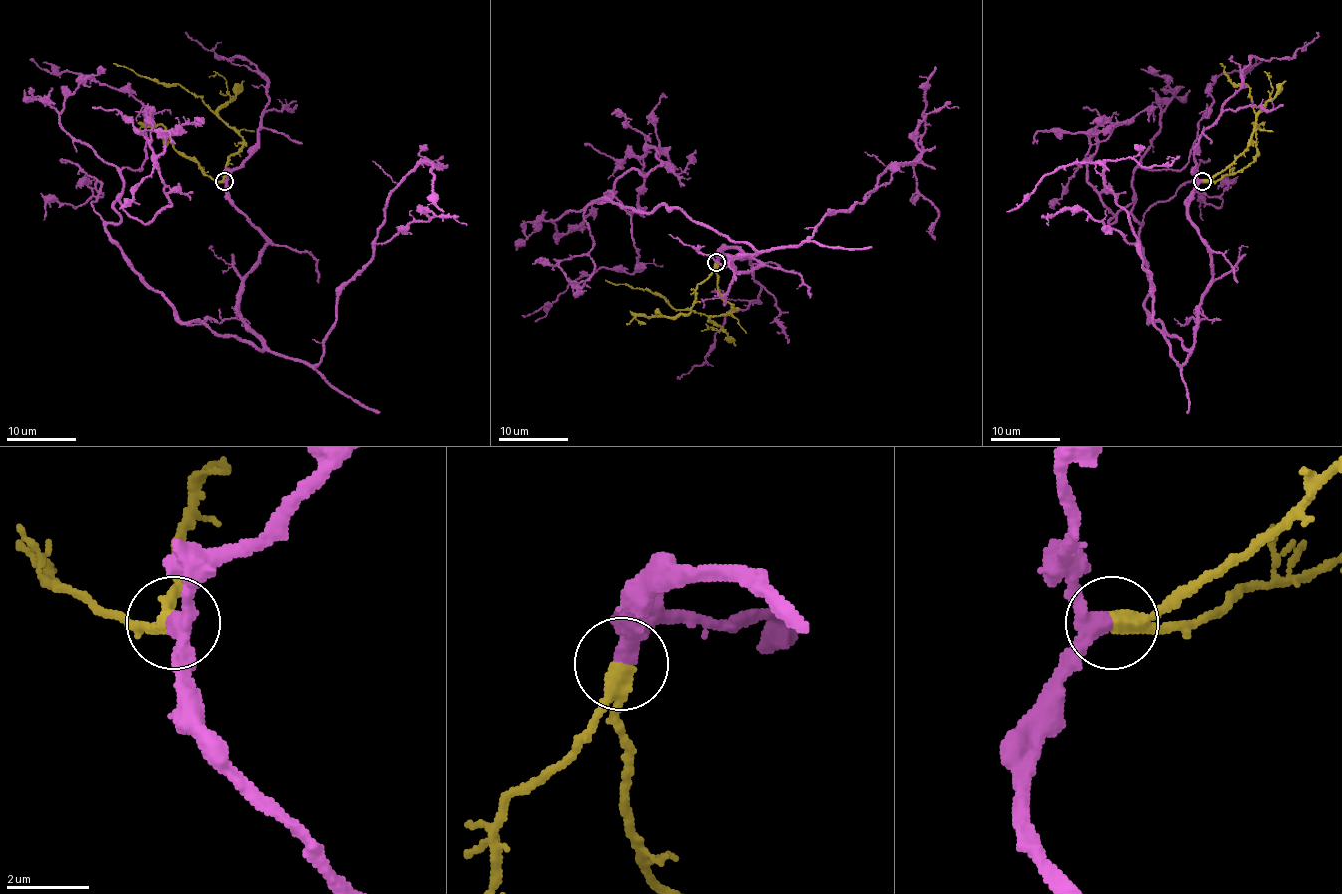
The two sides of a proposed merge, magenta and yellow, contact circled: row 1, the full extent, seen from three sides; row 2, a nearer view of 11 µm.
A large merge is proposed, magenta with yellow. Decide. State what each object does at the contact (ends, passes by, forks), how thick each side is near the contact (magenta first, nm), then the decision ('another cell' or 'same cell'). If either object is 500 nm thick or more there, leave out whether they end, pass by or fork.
magenta passes by | yellow passes by | 340/340 nm | same cell

